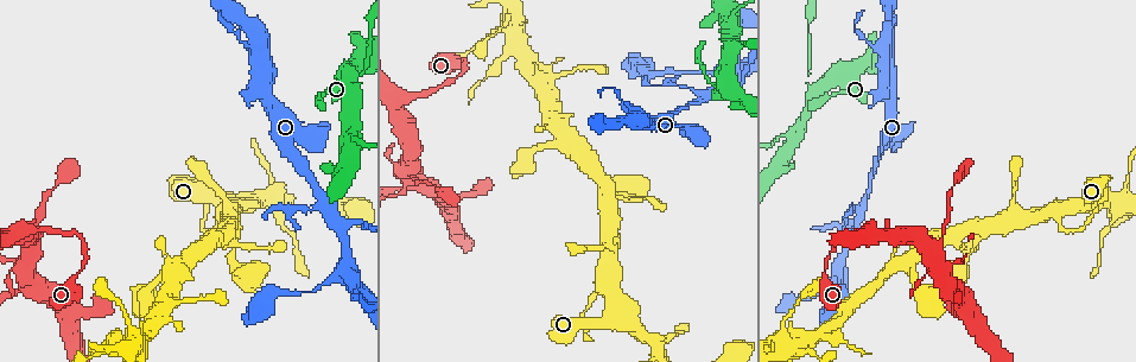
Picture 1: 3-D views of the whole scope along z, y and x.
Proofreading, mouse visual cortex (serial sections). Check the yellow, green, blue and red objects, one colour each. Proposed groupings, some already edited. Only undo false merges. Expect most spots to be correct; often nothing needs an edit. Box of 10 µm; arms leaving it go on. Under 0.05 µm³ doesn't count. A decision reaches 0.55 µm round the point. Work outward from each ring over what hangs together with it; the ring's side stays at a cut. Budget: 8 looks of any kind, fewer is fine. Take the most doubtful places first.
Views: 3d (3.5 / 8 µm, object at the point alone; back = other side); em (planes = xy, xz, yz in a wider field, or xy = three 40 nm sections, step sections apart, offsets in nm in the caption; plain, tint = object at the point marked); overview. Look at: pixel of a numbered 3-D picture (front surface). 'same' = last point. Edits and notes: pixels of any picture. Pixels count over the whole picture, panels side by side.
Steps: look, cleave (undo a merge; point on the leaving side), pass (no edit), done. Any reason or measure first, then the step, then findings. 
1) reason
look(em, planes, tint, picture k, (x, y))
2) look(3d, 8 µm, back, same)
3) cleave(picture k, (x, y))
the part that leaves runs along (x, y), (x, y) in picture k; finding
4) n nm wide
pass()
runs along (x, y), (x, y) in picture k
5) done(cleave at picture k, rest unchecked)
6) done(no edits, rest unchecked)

a fork
look(3d, 3.5 µm, picture 1, (710, 92))

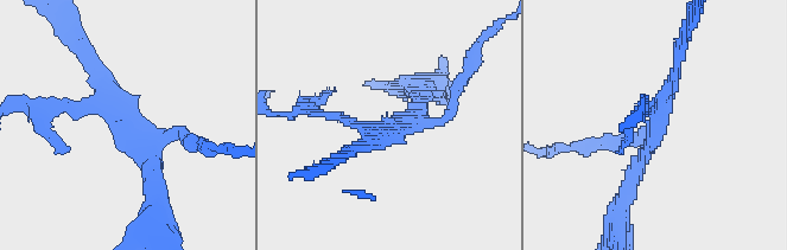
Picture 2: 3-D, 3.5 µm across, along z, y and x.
3 arms; arms of 150, 200, 250 nm; need the tissue
look(em, planes, tint, picture 2, (652, 139))

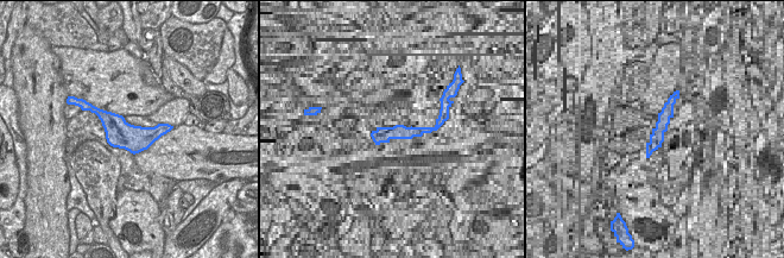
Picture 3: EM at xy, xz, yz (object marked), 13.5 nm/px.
pass()
runs along (100, 72), (154, 164), (154, 204) in picture 2; continuous, no second cell

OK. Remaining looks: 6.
sharp bend
look(3d, 3.5 µm, picture 1, (931, 253))

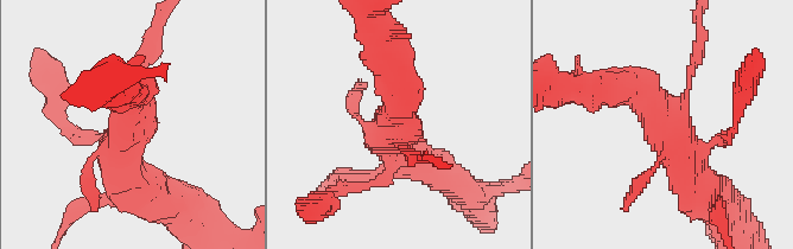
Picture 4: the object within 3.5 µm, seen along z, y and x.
need the tissue
look(em, xy, step 2, tint, picture 4, (399, 123))

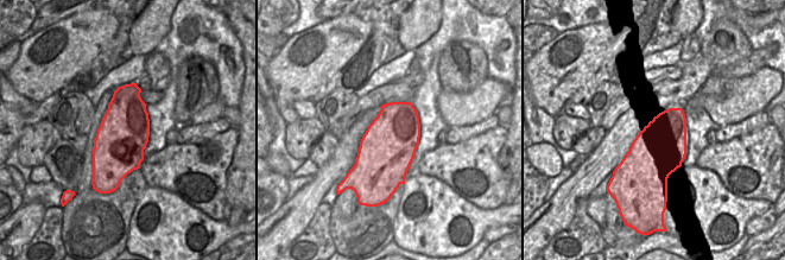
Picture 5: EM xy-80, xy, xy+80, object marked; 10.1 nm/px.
pass()
runs along (603, 90), (640, 90), (697, 189) in picture 4; one cell here

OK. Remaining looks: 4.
a fork
look(3d, 8 µm, picture 1, (352, 95))

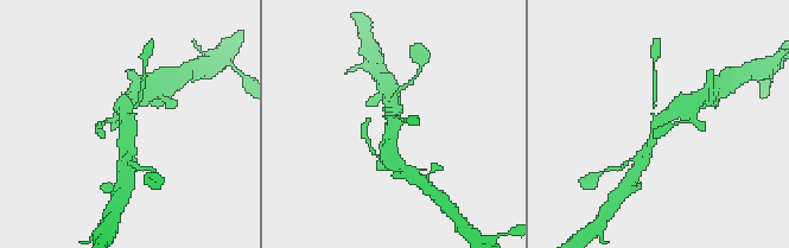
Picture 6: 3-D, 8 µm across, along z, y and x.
look(em, xy, step 3, tint, same)

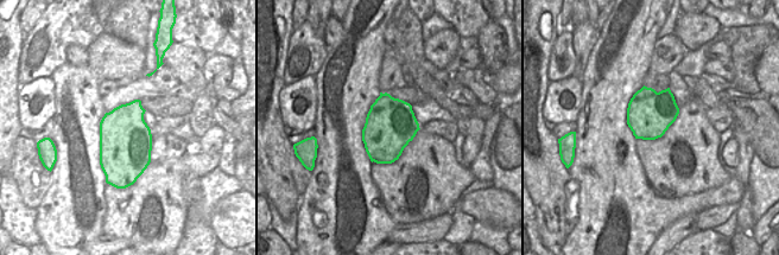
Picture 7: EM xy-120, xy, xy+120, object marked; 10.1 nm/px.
500 nm wide
pass()
runs along (687, 107), (661, 120), (647, 153) in picture 6; continuous, no second cell

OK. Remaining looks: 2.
done(no edits, rest unchecked)

